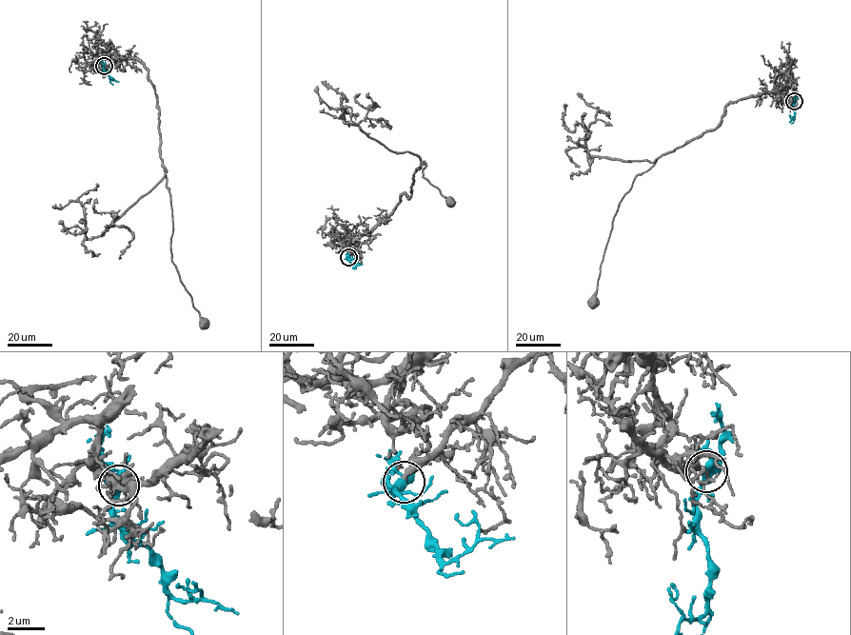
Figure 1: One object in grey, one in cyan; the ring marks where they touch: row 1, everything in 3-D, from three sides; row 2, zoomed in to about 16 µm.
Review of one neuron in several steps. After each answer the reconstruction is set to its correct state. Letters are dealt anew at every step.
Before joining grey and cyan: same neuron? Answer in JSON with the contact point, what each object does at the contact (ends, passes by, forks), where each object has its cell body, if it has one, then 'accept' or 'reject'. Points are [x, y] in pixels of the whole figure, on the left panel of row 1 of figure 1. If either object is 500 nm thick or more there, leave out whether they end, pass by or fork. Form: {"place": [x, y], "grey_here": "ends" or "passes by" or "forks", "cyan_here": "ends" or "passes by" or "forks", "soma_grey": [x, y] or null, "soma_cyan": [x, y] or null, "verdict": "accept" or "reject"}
{"place": [104, 66], "grey_here": "ends", "cyan_here": "forks", "soma_grey": [204, 323], "soma_cyan": null, "verdict": "accept"}

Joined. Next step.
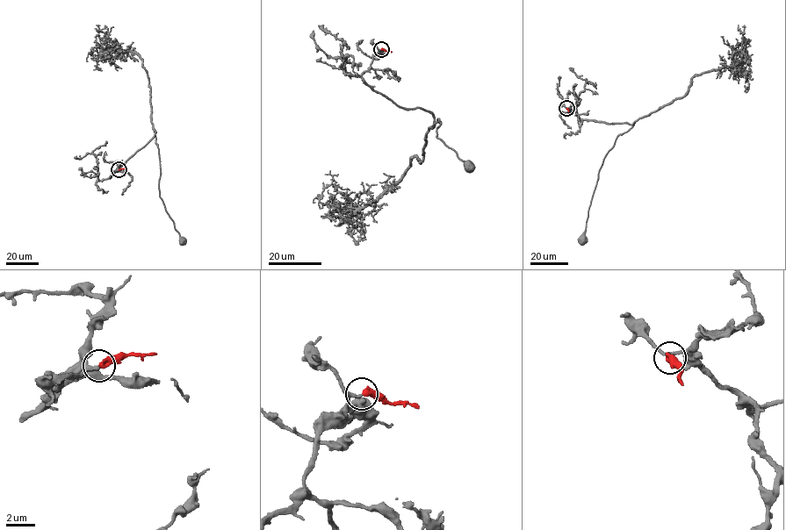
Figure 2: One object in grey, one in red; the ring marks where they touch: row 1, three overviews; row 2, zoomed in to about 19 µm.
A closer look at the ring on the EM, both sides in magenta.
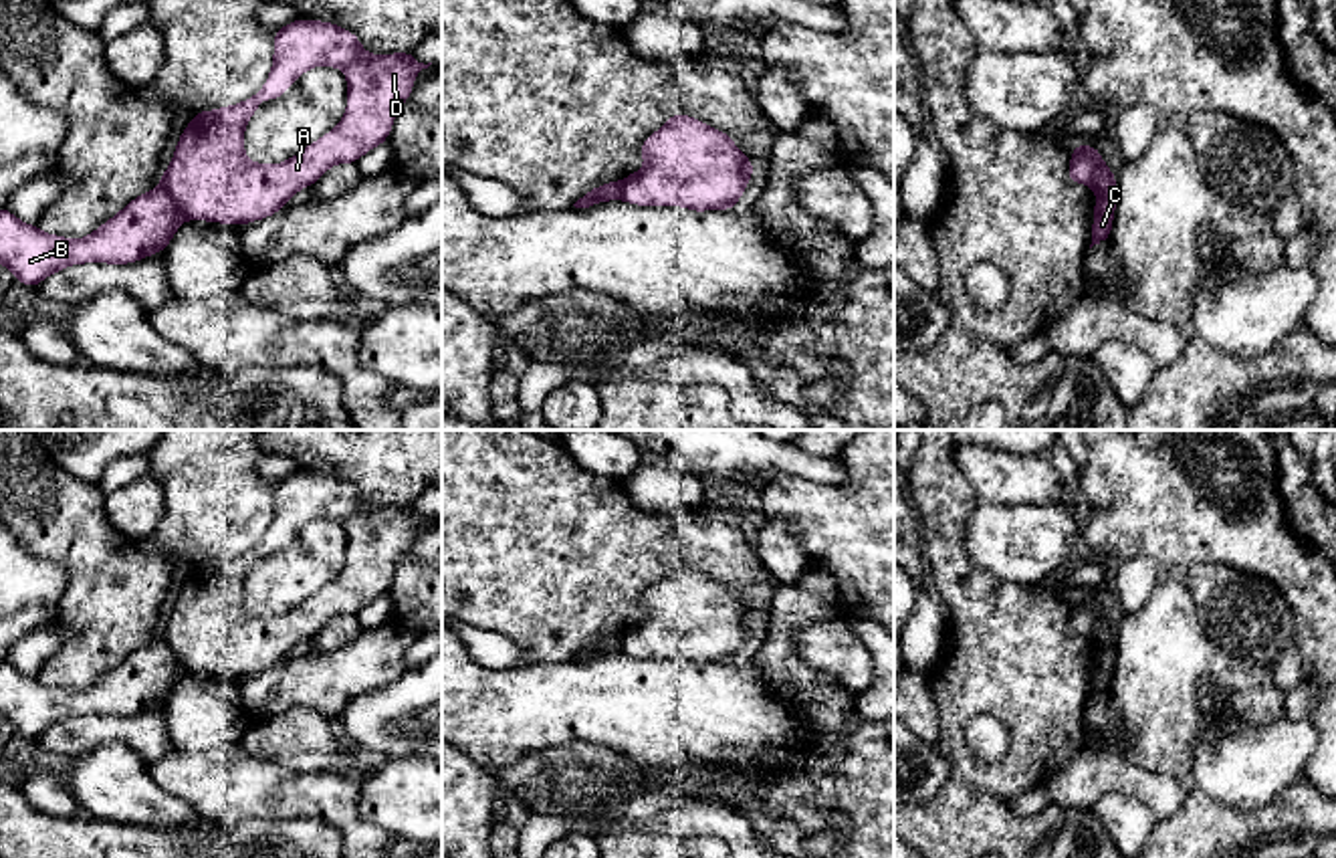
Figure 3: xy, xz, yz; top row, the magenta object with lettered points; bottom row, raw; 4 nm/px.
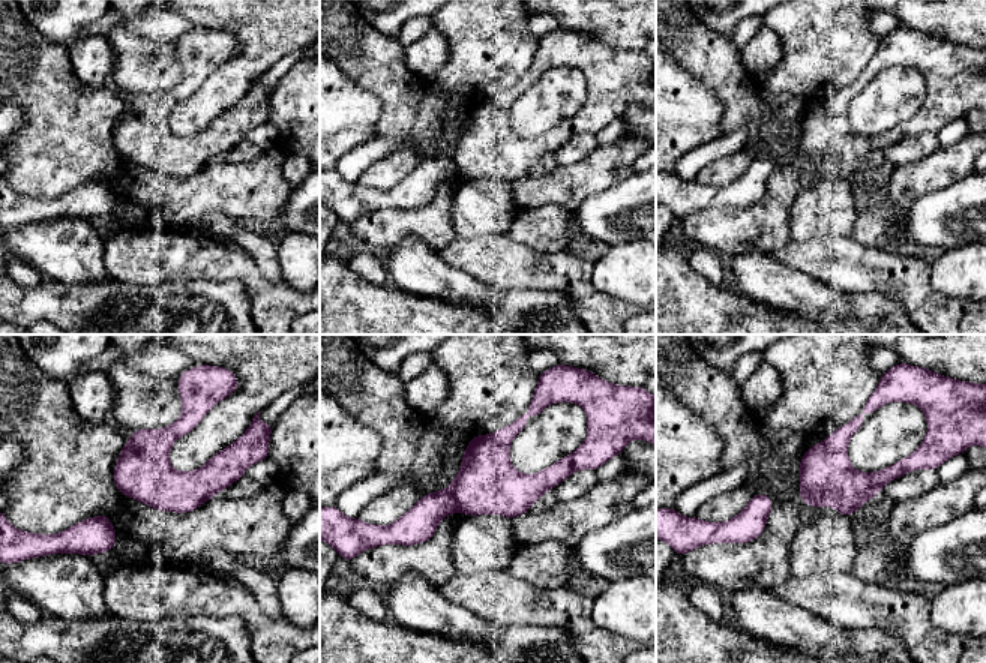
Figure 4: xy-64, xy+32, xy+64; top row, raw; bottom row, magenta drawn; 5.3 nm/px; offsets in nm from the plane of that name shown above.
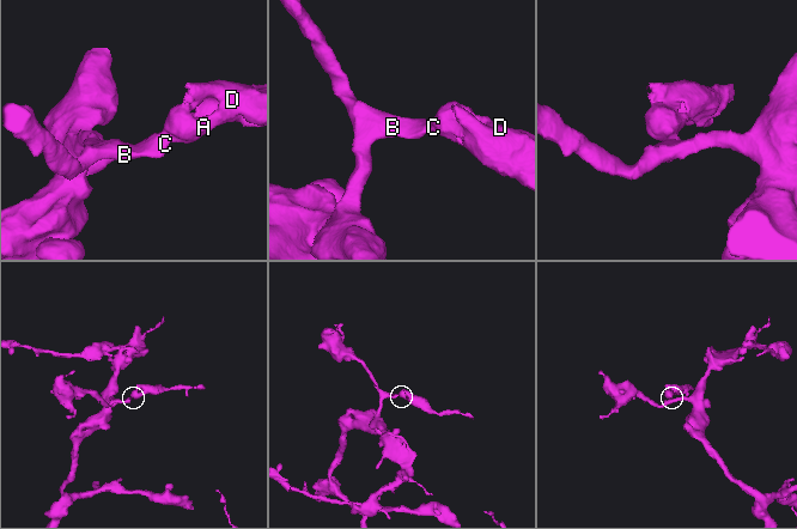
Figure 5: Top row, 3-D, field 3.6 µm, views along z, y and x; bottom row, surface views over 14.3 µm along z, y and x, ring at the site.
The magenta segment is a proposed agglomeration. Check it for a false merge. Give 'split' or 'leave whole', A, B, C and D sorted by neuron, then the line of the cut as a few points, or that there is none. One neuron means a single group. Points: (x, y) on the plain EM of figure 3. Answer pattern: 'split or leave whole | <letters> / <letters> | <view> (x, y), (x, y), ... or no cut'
split | A D / B C | xy (162, 636), (184, 671)

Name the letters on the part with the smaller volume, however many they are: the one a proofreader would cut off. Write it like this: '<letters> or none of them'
A, D

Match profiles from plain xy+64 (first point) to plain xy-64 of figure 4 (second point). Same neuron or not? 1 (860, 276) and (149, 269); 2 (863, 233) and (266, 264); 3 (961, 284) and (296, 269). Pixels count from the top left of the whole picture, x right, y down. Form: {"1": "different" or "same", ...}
{"1": "same", "2": "same", "3": "same"}

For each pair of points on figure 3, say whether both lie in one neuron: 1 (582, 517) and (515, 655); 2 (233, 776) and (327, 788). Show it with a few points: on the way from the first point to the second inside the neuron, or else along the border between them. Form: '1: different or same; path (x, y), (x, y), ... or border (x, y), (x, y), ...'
1: different; border (477, 626), (511, 638), (523, 651), (525, 661)
2: same; path (257, 788), (303, 788)

